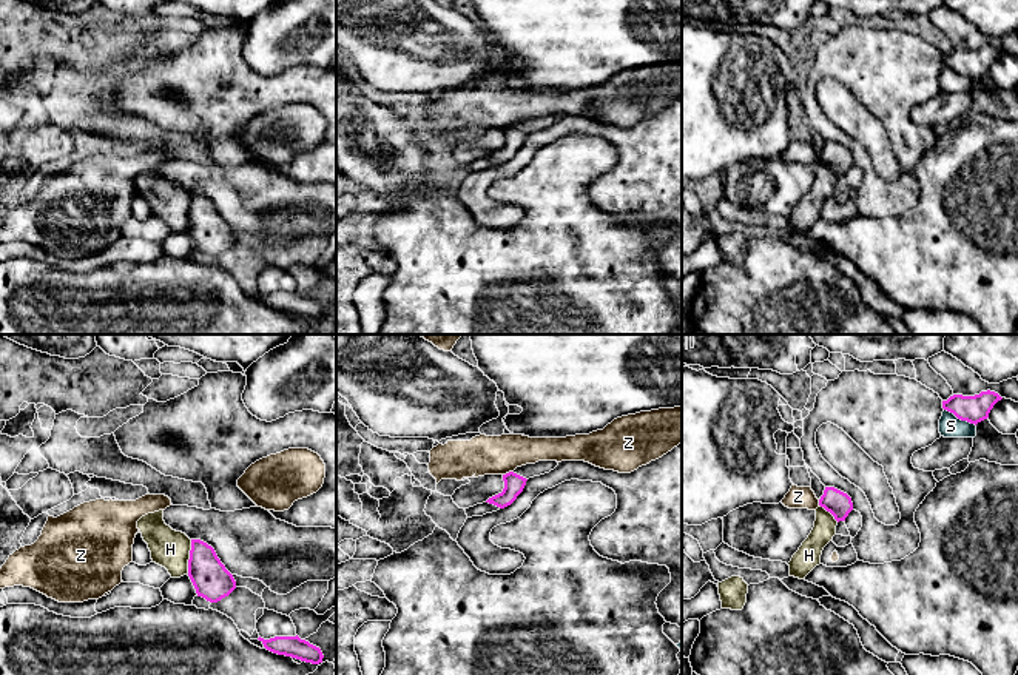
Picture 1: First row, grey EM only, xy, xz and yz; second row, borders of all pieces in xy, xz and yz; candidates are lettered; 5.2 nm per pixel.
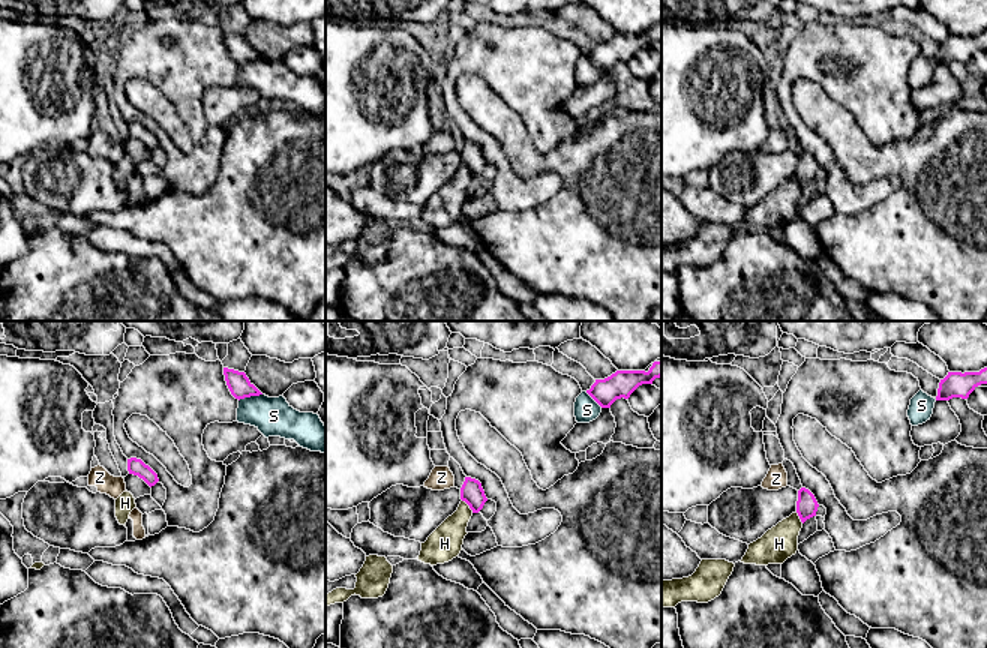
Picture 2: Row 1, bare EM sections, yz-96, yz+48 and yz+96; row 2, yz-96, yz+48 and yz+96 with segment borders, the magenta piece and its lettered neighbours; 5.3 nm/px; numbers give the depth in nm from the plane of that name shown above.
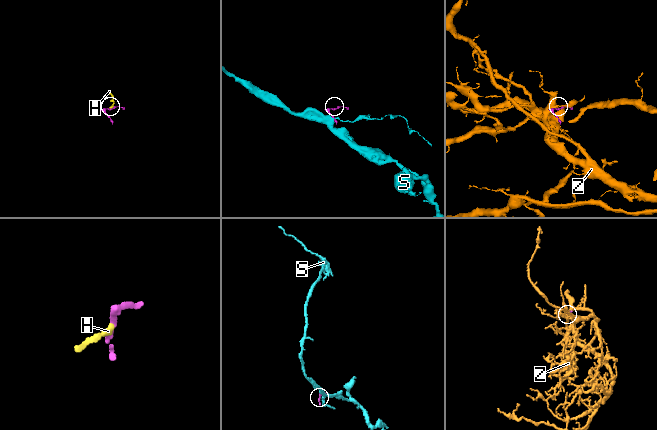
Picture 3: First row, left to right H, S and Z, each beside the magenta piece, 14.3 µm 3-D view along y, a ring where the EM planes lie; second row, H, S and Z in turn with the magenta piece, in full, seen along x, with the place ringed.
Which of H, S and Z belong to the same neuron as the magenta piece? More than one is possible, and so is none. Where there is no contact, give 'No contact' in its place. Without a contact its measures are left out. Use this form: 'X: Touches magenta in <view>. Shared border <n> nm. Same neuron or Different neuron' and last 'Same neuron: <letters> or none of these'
H: Touches magenta in xy. Shared border 180 nm. Different neuron
S: Touches magenta in yz. Shared border 190 nm. Different neuron
Z: Touches magenta in xz. Shared border 60 nm. Different neuron
Same neuron: none of these

